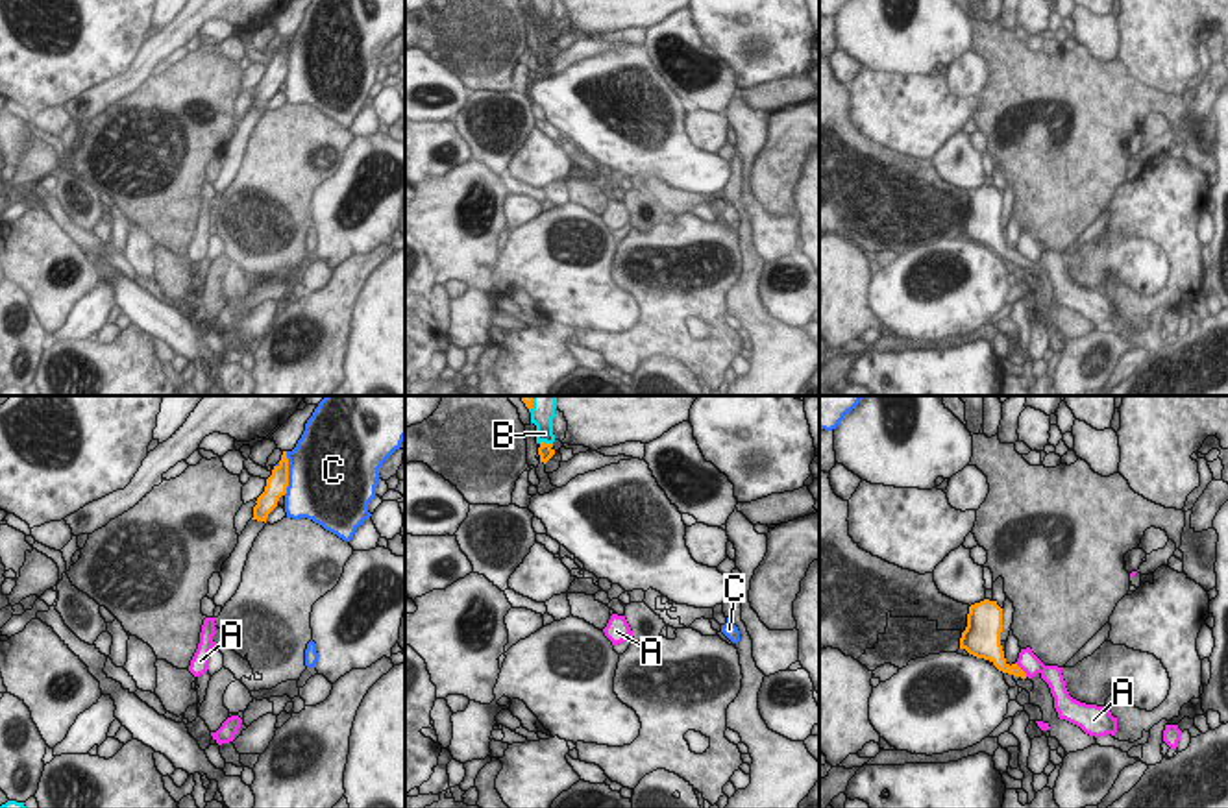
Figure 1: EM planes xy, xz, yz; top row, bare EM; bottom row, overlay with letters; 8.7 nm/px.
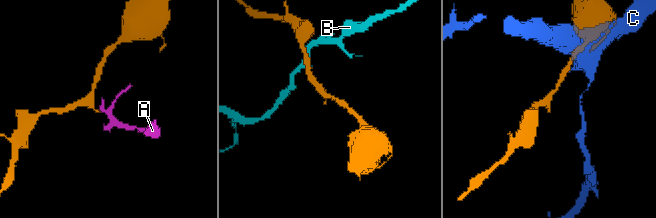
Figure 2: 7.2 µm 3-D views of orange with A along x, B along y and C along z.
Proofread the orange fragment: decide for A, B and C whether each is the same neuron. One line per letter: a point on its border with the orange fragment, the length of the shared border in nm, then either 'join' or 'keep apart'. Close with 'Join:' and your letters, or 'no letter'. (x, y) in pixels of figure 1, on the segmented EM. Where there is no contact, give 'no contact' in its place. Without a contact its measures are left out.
A: yz (1021, 670) | 160 nm | keep apart
B: xz (544, 442) | 130 nm | keep apart
C: xy (287, 474) | 380 nm | keep apart
Join: no letter

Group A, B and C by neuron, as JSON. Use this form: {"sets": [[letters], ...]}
{"sets": [["A"], ["B"], ["C"]]}

